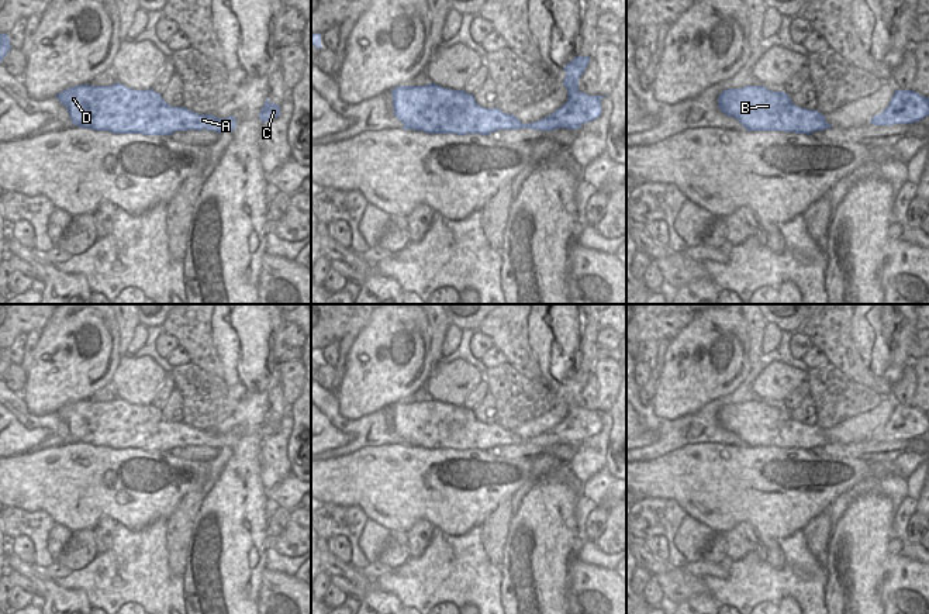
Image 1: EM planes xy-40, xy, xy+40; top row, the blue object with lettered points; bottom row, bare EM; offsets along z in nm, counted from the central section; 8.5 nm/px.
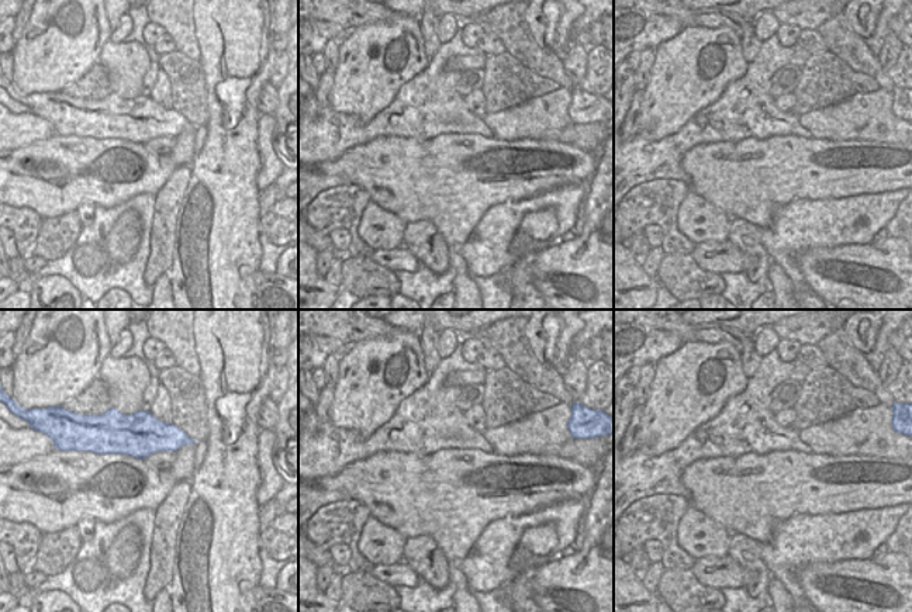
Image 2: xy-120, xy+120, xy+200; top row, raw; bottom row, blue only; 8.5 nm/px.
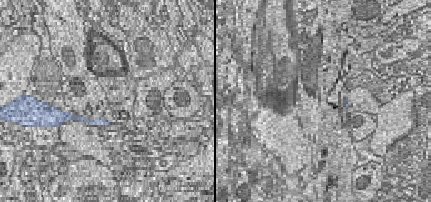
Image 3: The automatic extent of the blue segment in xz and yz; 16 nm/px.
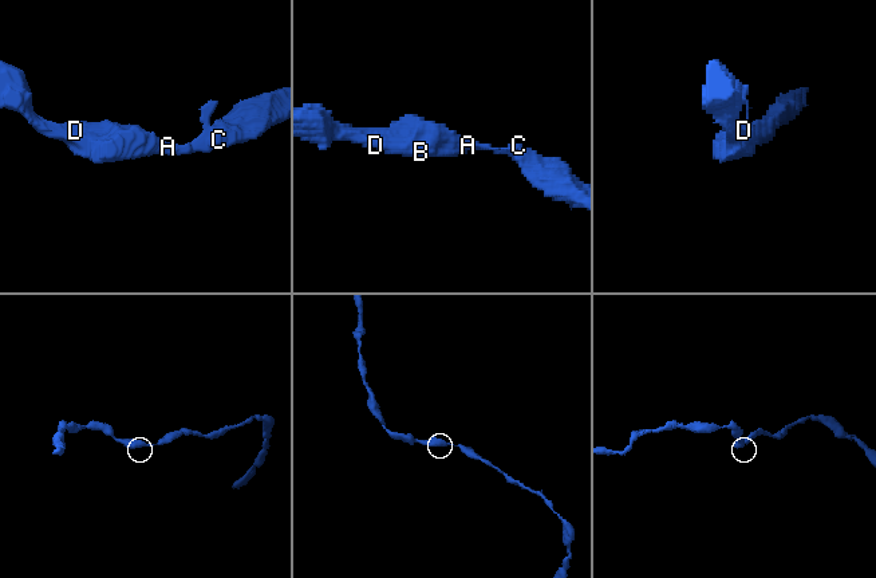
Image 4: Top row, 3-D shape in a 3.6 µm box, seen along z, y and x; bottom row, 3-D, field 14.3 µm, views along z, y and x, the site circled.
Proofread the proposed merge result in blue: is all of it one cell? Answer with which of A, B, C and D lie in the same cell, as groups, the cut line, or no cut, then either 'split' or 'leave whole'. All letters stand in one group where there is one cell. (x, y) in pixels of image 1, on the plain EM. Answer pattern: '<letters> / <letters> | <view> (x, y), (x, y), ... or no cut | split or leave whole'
A B C D | no cut | leave whole

